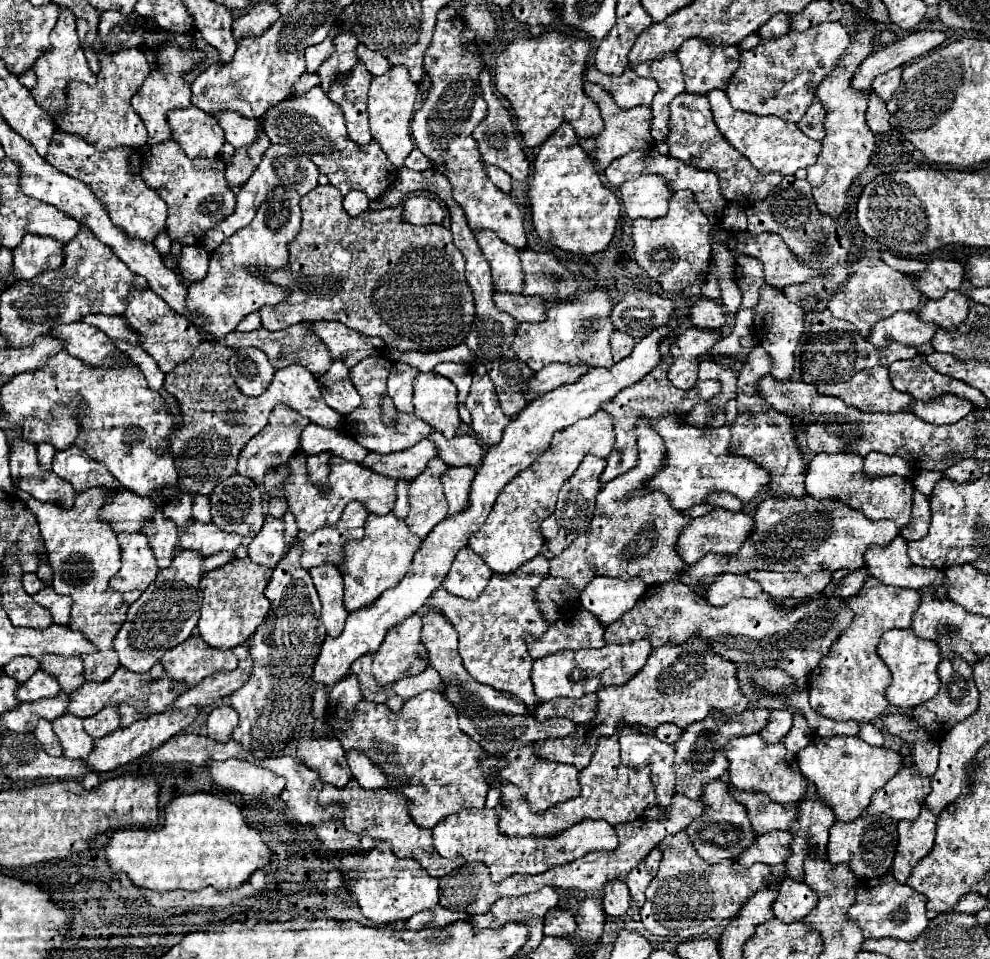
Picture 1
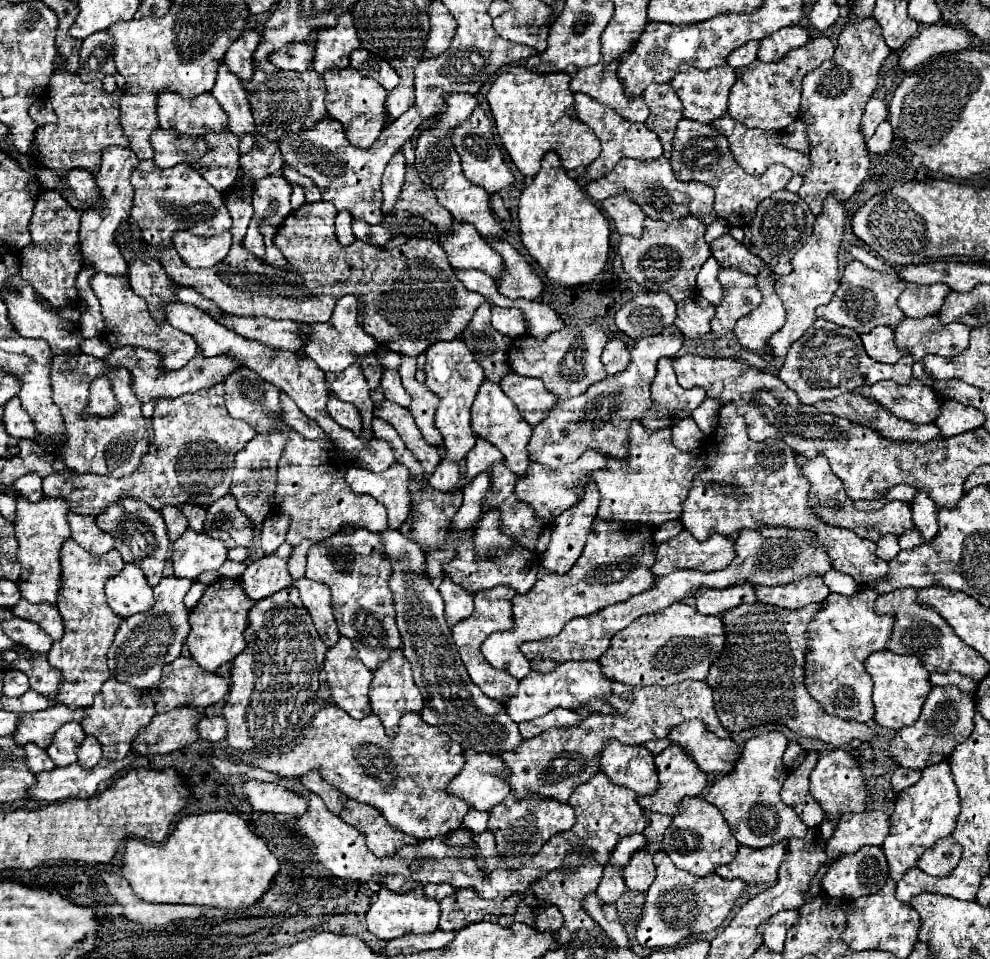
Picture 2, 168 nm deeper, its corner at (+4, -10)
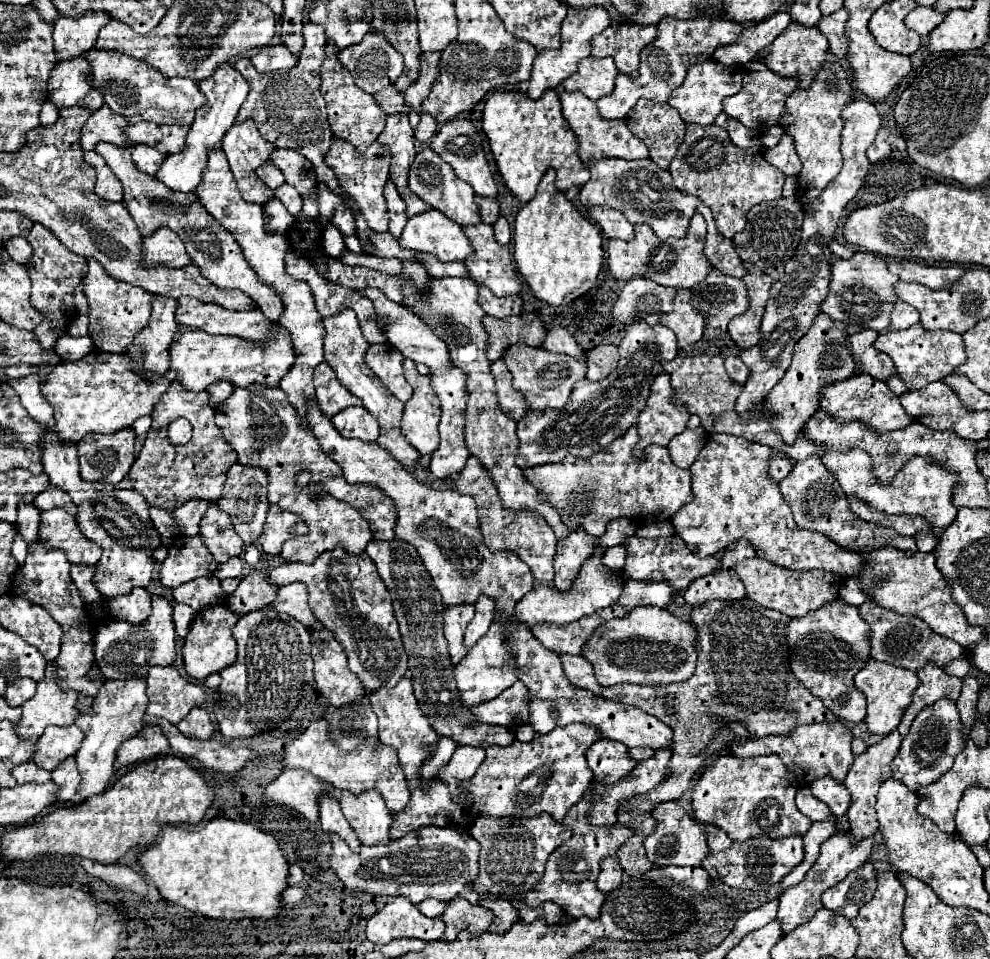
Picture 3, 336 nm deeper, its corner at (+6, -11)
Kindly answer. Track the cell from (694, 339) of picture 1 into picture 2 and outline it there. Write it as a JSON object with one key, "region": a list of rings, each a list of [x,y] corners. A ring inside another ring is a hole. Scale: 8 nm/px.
{"region":[[[664,357],[658,361],[658,373],[652,381],[654,405],[644,413],[640,423],[648,433],[664,427],[674,427],[680,419],[690,417],[704,399],[704,389],[682,389],[678,385],[672,369],[672,359]]]}

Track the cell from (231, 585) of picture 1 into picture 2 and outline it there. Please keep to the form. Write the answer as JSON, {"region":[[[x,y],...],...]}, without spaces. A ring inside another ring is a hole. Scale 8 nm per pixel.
{"region":[[[218,579],[204,591],[198,605],[190,611],[188,623],[190,633],[186,637],[186,645],[190,657],[206,671],[214,673],[220,665],[230,663],[236,655],[240,655],[246,647],[244,641],[244,625],[248,625],[248,611],[252,609],[254,601],[244,593],[240,581],[236,579]]]}

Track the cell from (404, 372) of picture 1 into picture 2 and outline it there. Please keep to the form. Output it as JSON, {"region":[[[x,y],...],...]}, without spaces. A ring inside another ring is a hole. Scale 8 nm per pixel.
{"region":[[[384,369],[380,385],[382,385],[386,399],[390,399],[398,405],[404,405],[404,407],[410,405],[410,393],[402,387],[402,381],[400,381],[400,375],[396,369]]]}

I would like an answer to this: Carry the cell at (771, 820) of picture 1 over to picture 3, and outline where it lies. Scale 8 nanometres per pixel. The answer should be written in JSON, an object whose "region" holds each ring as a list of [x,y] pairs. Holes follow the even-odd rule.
{"region":[[[726,754],[712,762],[694,786],[694,818],[722,828],[736,842],[760,836],[774,840],[782,840],[786,836],[804,836],[812,826],[812,820],[796,808],[796,788],[798,782],[784,766],[784,762],[774,754],[754,758],[738,758],[734,754]]]}

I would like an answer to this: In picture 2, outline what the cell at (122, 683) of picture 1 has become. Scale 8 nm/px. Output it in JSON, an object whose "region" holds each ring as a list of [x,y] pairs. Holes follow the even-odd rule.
{"region":[[[52,705],[40,713],[32,715],[18,715],[18,727],[14,731],[14,741],[18,745],[36,743],[38,747],[46,749],[52,743],[52,733],[68,721],[80,721],[84,709],[64,709],[64,705]]]}

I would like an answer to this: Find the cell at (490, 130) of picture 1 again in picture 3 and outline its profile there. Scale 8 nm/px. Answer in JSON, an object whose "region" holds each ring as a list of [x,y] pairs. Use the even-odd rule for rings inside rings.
{"region":[[[452,118],[452,120],[448,120],[448,122],[444,122],[440,126],[440,130],[436,132],[436,136],[430,142],[430,148],[434,152],[438,152],[440,158],[454,168],[456,176],[462,178],[464,182],[468,182],[478,196],[482,196],[482,198],[496,198],[496,194],[498,194],[496,178],[494,178],[494,172],[492,172],[490,164],[488,164],[488,160],[486,160],[482,140],[484,140],[482,132],[474,126],[472,120]]]}

